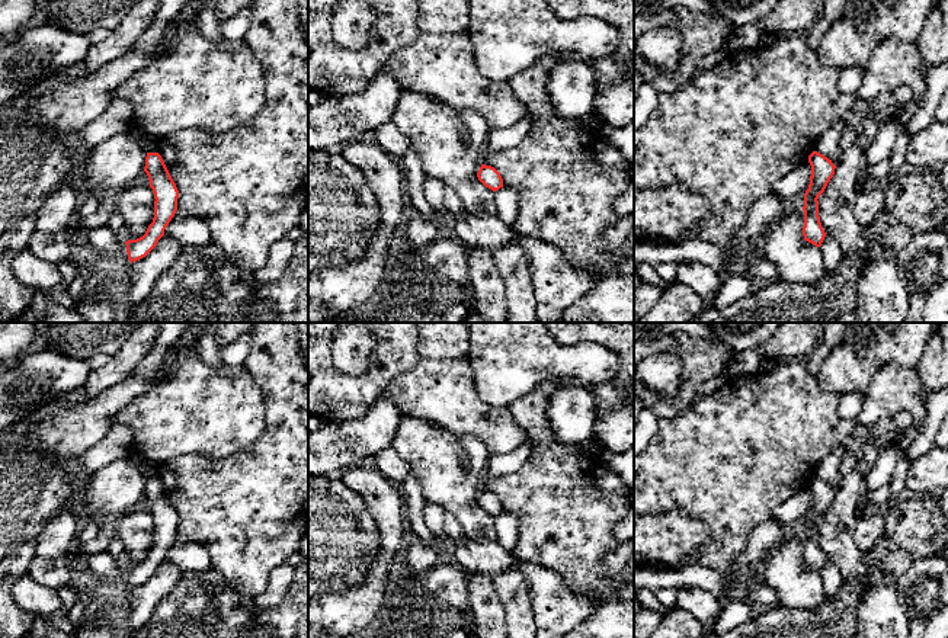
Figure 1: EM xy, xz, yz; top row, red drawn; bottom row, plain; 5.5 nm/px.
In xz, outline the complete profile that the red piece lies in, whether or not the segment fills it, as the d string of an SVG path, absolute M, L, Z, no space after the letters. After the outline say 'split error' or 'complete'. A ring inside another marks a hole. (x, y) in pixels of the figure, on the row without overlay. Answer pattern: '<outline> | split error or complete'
M481 490L477 503L486 513L491 514L493 517L503 513L503 504L500 498L491 491Z | complete

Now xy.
M147 478L144 497L156 525L154 544L142 562L125 567L131 589L145 583L157 571L177 536L179 516L158 478Z | complete

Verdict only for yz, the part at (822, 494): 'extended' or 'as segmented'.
as segmented

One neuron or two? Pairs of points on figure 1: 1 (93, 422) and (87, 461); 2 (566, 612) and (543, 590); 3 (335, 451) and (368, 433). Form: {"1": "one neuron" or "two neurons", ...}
{"1": "two neurons", "2": "one neuron", "3": "one neuron"}

